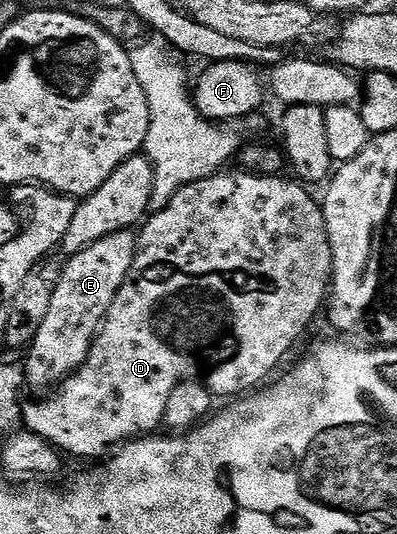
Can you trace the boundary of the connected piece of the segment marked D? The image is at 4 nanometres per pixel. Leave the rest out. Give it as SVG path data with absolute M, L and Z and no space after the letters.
M222 170L216 176L208 176L199 182L191 182L187 186L183 186L175 194L175 198L171 198L171 202L167 202L167 206L163 210L152 213L144 221L137 238L138 249L135 262L131 266L119 294L115 294L115 302L109 307L109 313L105 316L97 335L93 337L93 345L89 347L85 363L72 376L67 376L61 381L59 390L46 395L49 396L46 400L41 400L38 404L26 403L24 405L24 427L52 444L66 457L68 455L86 456L89 460L95 459L96 456L105 458L118 446L128 441L156 433L162 427L165 419L167 398L171 398L171 390L175 390L175 386L184 384L186 380L203 378L205 387L217 398L221 398L221 396L237 398L256 389L262 383L260 380L292 350L293 343L300 338L301 331L316 318L317 311L320 308L322 311L327 300L327 293L331 288L333 275L331 242L325 229L325 214L322 205L318 201L316 204L312 194L309 193L312 191L308 187L302 186L296 179L284 180L284 175L281 174L262 176L248 170L229 171Z

